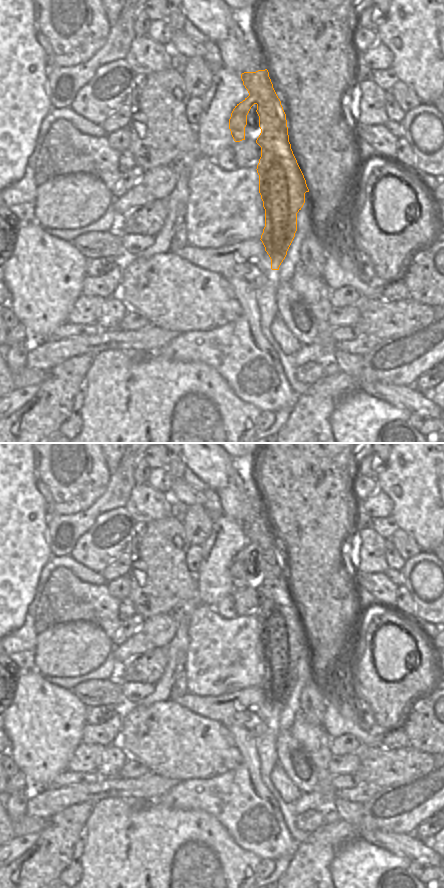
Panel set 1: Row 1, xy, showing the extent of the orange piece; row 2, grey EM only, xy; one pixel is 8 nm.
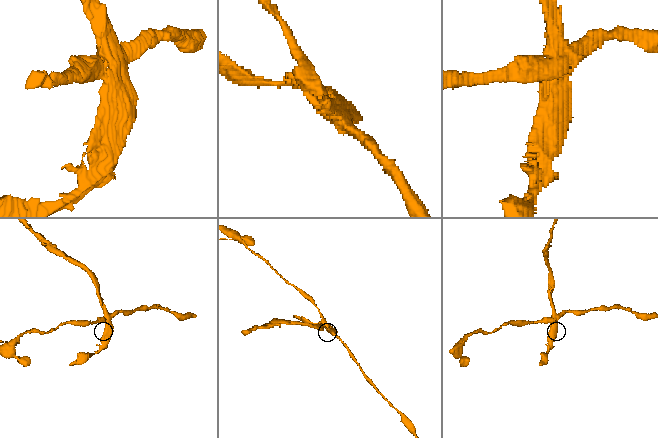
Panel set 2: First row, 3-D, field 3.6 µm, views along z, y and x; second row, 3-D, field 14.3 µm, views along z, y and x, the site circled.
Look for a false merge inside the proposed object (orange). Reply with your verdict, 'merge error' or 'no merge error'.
merge error

